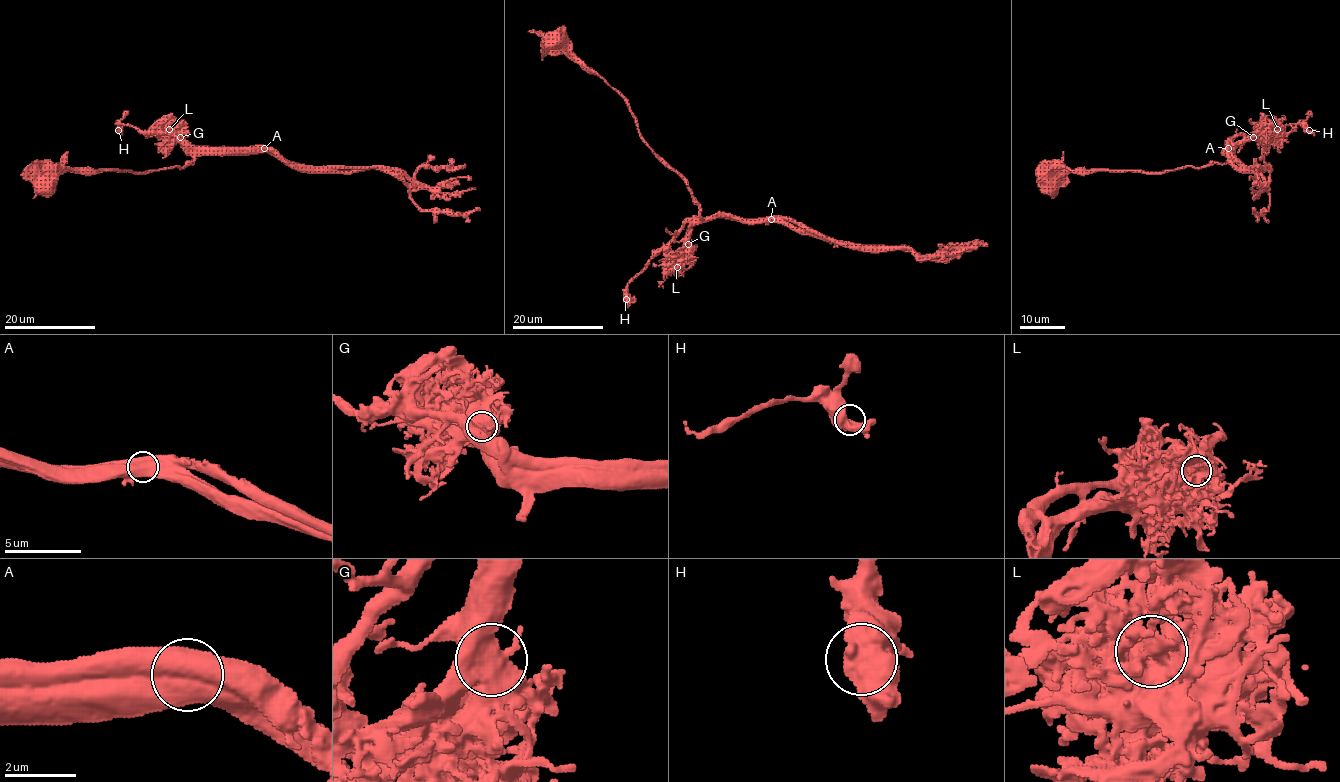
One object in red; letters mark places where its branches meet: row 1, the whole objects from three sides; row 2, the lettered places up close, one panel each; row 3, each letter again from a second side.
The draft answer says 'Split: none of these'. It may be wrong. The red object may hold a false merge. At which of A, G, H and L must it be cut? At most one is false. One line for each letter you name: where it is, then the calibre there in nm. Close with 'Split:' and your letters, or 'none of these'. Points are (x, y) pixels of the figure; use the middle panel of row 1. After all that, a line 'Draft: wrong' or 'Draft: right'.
A: at (771, 219); 750 nm thick
Split: A
Draft: wrong

